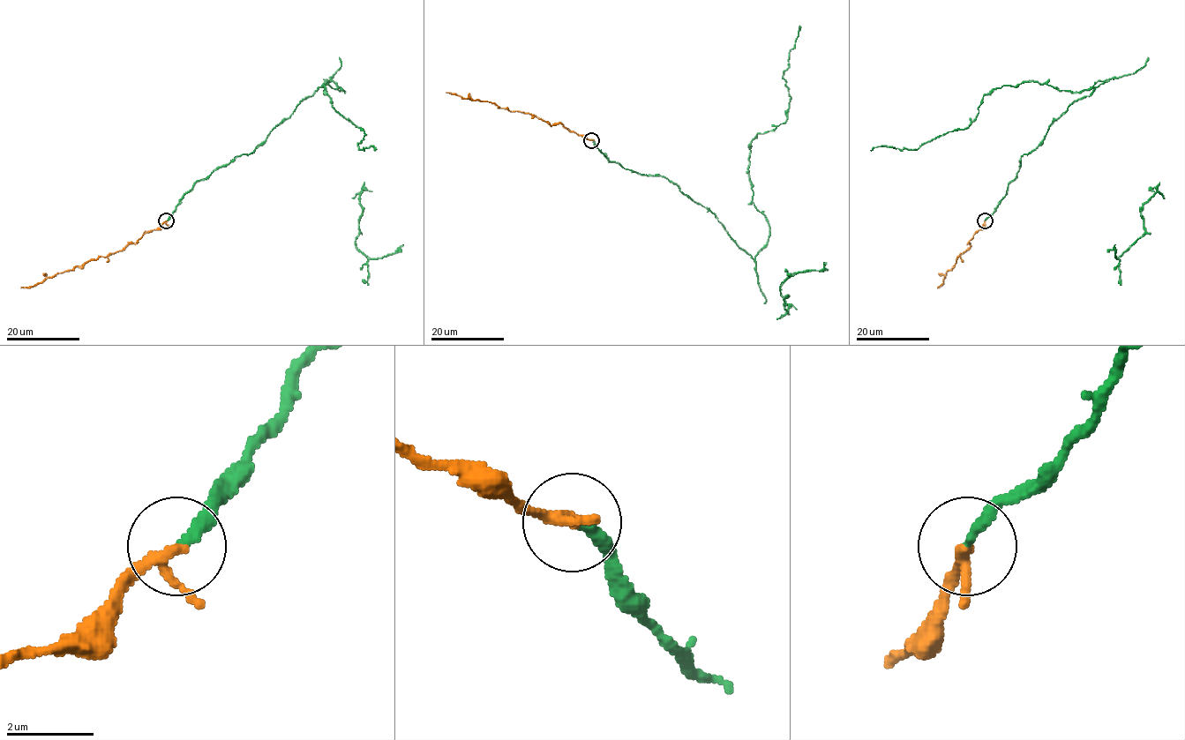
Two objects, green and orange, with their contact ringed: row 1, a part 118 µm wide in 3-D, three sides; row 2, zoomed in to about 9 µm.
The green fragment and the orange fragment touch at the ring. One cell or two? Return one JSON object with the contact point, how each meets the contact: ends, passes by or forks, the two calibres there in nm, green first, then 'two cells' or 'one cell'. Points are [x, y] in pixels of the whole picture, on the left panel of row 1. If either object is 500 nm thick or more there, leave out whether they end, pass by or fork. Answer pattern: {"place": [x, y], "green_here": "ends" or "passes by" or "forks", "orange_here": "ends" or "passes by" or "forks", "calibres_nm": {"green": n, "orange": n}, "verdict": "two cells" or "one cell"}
{"place": [166, 220], "green_here": "ends", "orange_here": "passes by", "calibres_nm": {"green": 240, "orange": 200}, "verdict": "one cell"}

